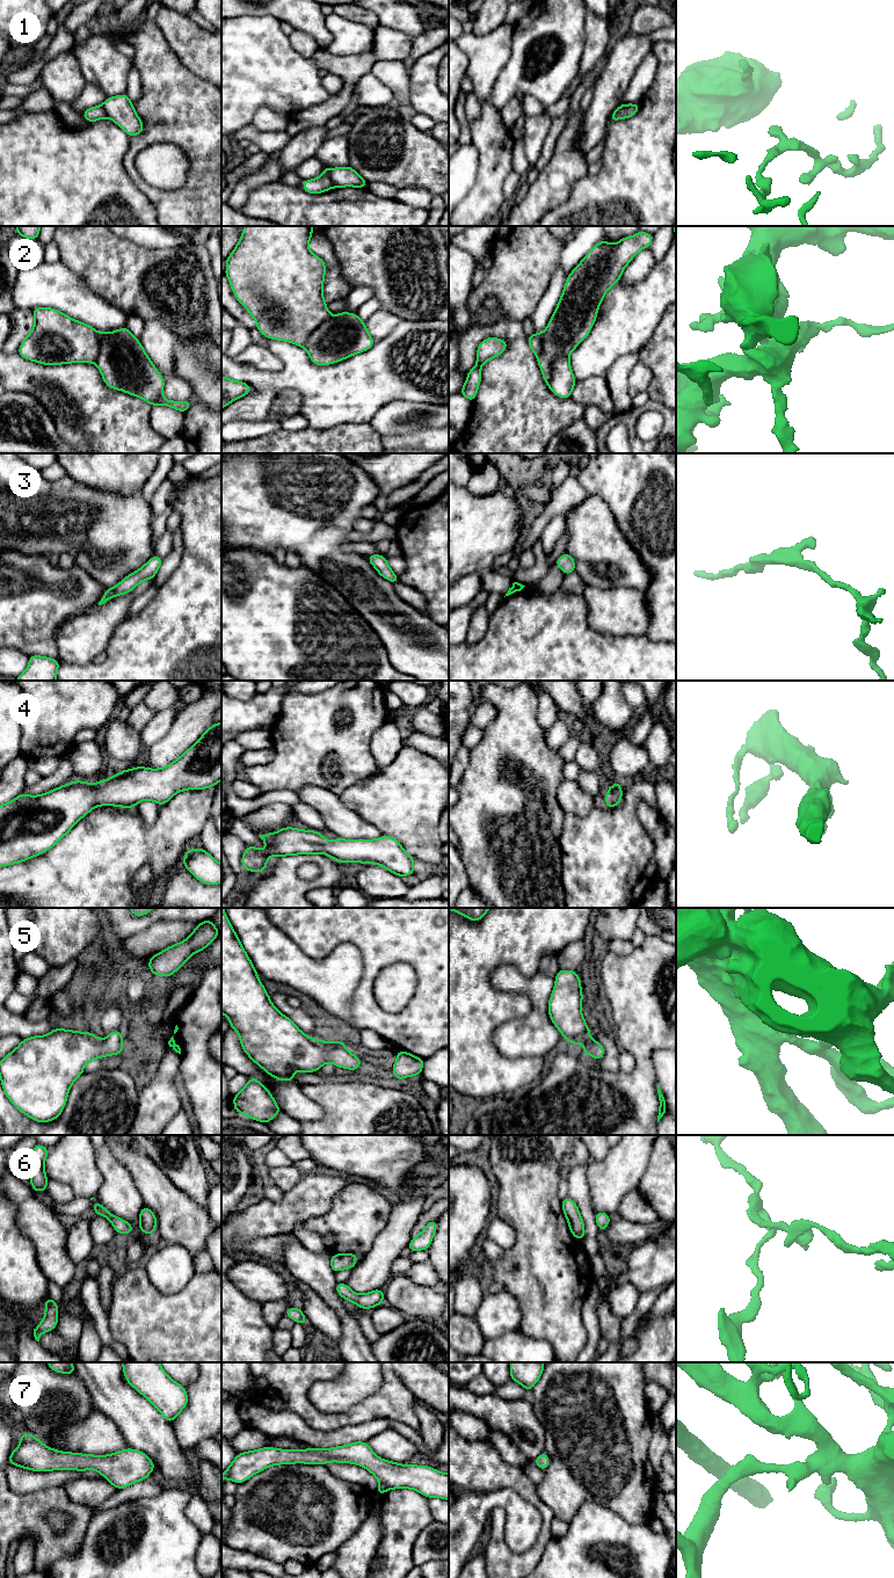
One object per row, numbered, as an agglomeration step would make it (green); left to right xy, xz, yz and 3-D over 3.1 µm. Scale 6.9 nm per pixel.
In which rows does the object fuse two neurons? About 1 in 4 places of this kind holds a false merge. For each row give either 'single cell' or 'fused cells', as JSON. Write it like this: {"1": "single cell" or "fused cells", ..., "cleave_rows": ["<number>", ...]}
{"1": "fused cells", "2": "single cell", "3": "single cell", "4": "single cell", "5": "single cell", "6": "single cell", "7": "single cell", "cleave_rows": ["1"]}

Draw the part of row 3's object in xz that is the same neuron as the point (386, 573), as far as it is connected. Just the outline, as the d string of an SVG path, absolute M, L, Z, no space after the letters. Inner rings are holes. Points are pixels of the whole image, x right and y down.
M372 554L366 557L369 562L377 569L378 574L391 581L393 584L399 582L399 576L397 576L393 570L390 568L386 557L380 554Z

